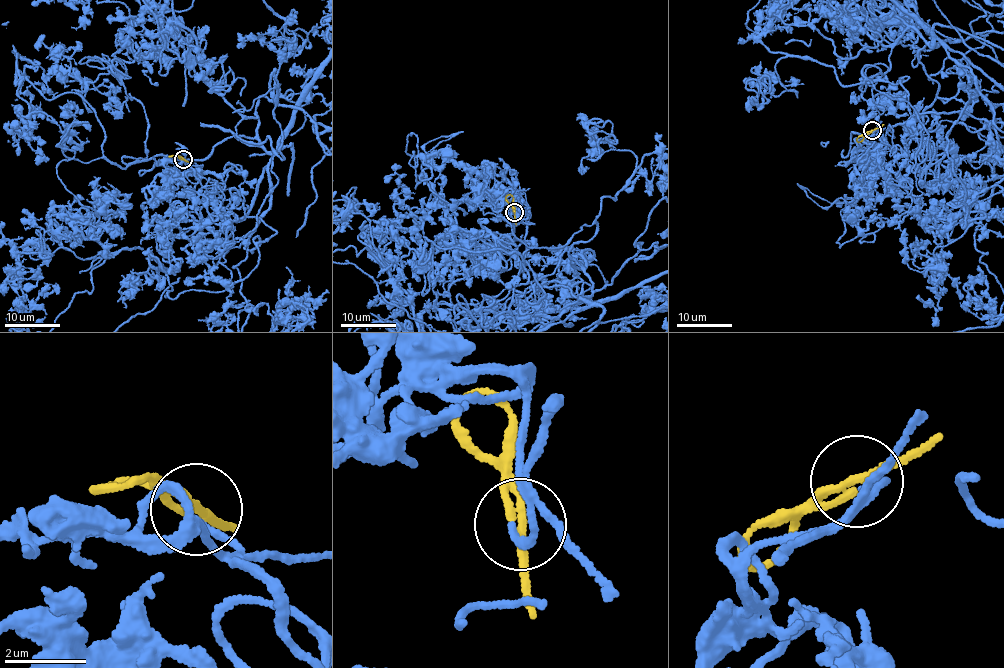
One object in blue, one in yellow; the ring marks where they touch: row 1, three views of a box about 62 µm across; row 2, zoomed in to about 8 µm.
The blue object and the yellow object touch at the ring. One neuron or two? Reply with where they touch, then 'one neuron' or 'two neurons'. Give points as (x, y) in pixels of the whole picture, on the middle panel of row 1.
(514, 212) | one neuron

